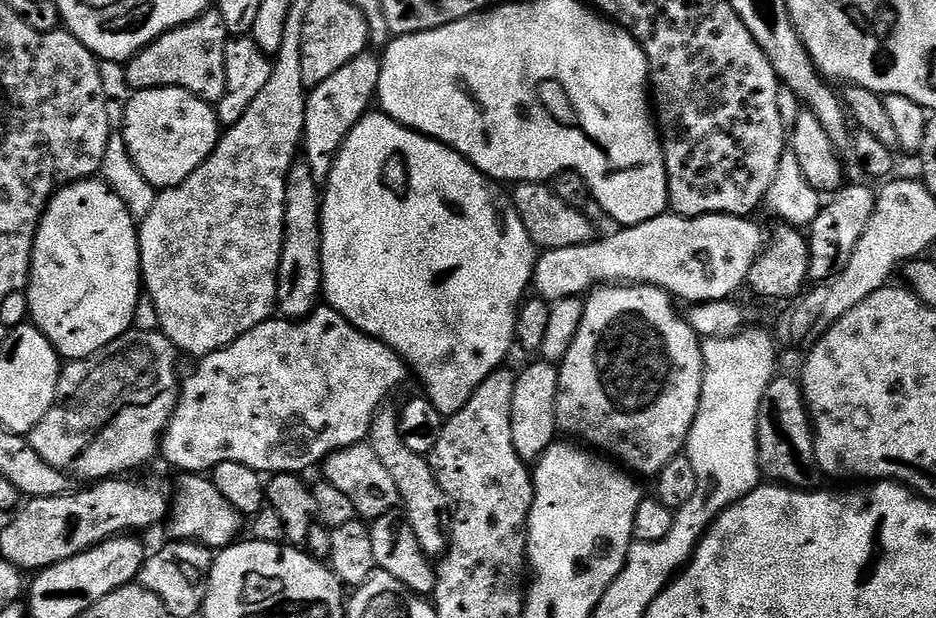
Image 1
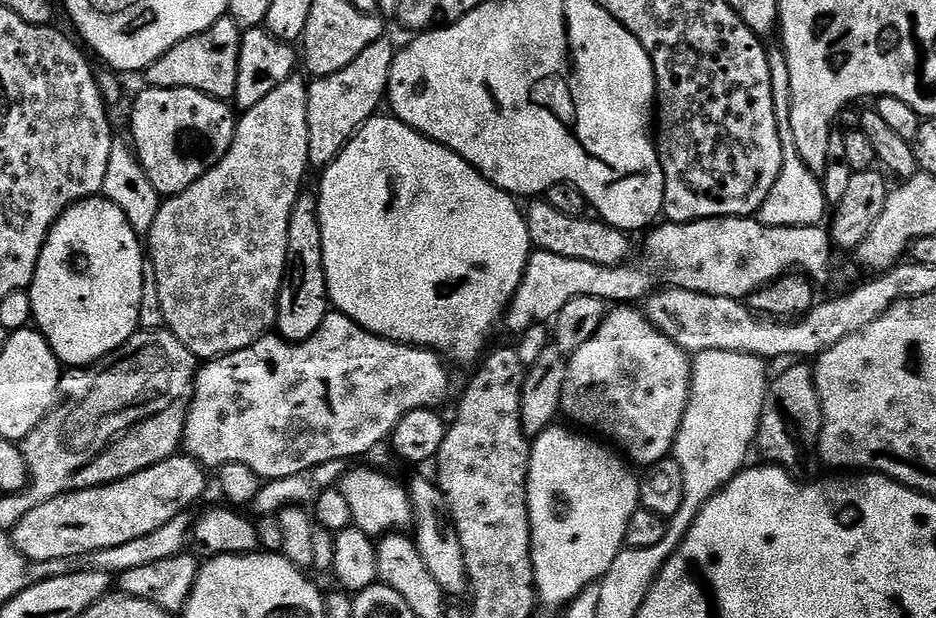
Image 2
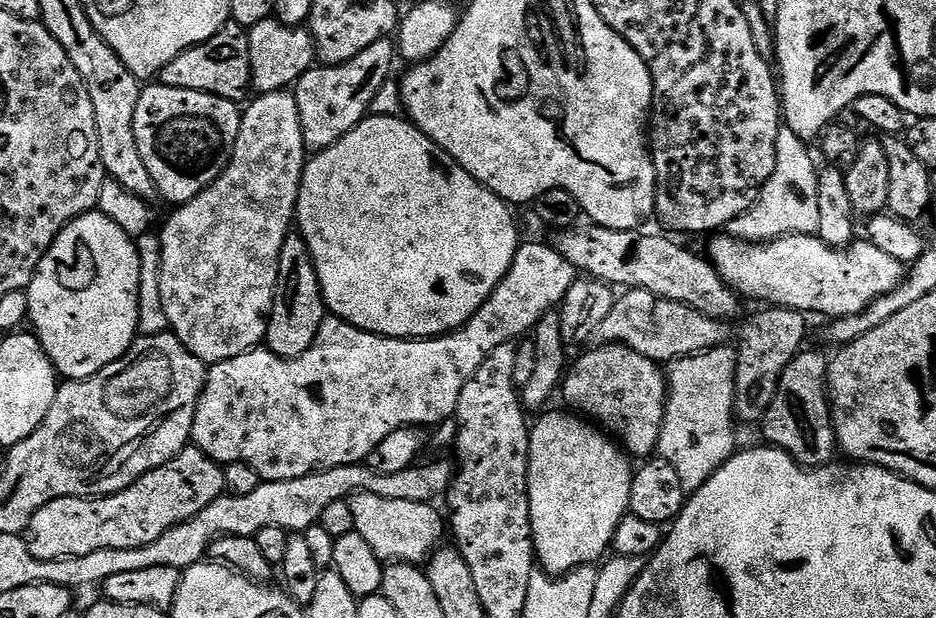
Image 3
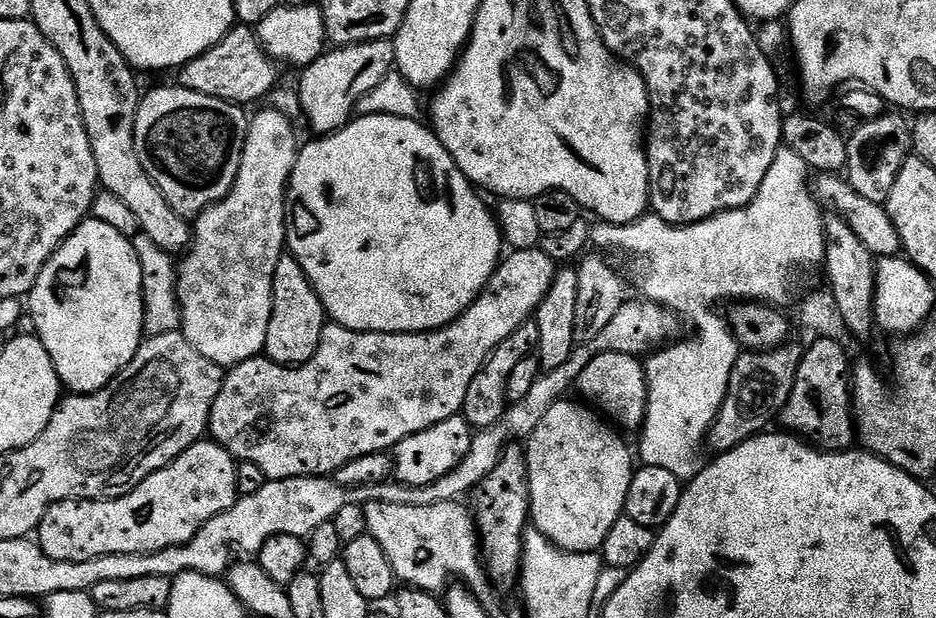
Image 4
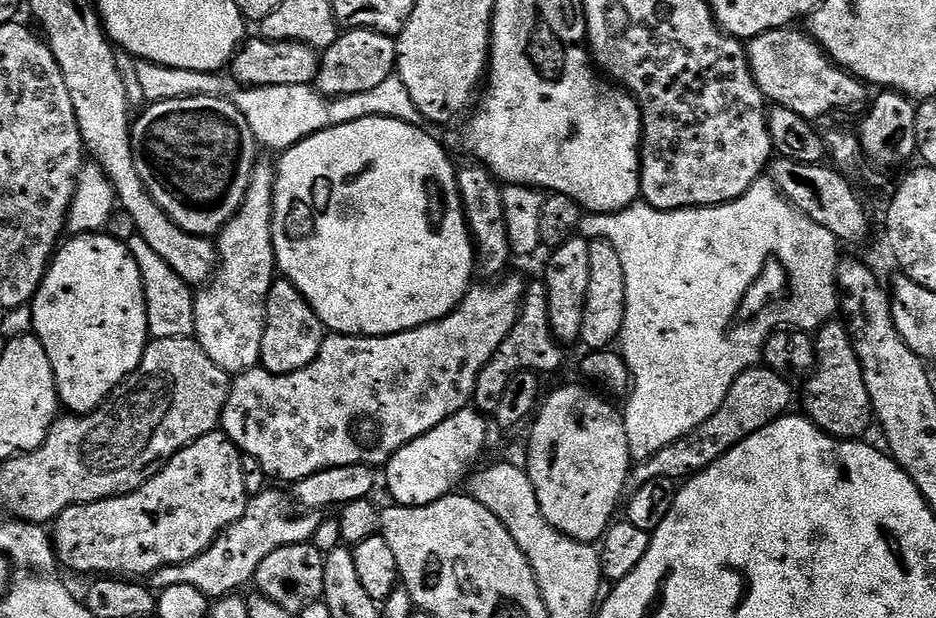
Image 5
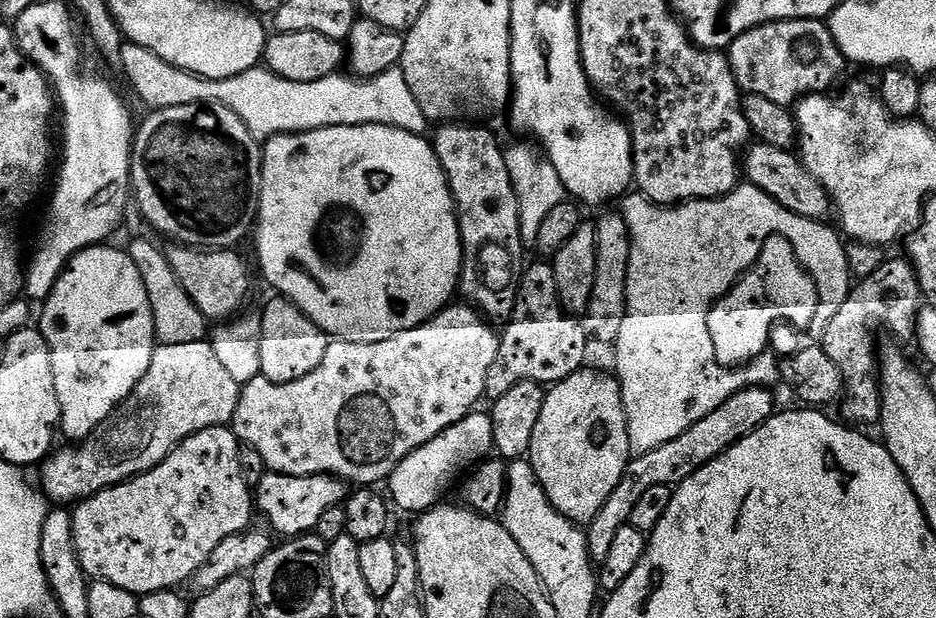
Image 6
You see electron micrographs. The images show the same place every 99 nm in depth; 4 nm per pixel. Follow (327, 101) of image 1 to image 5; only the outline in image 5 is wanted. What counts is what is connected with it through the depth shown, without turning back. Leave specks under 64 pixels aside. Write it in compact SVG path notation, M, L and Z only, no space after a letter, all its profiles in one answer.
M349 28L341 31L330 47L323 49L314 87L329 98L362 94L362 90L374 90L374 86L386 82L395 71L396 42L393 37L369 28Z

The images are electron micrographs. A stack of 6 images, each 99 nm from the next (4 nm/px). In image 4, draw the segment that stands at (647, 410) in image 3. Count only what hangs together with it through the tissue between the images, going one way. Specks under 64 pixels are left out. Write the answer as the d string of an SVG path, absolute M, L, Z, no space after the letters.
M600 354L598 358L594 358L594 362L590 362L590 366L586 366L586 370L582 370L578 389L580 388L581 394L585 396L583 399L593 409L603 413L617 429L639 430L644 426L648 405L648 379L644 369L645 365L637 357L626 354Z

